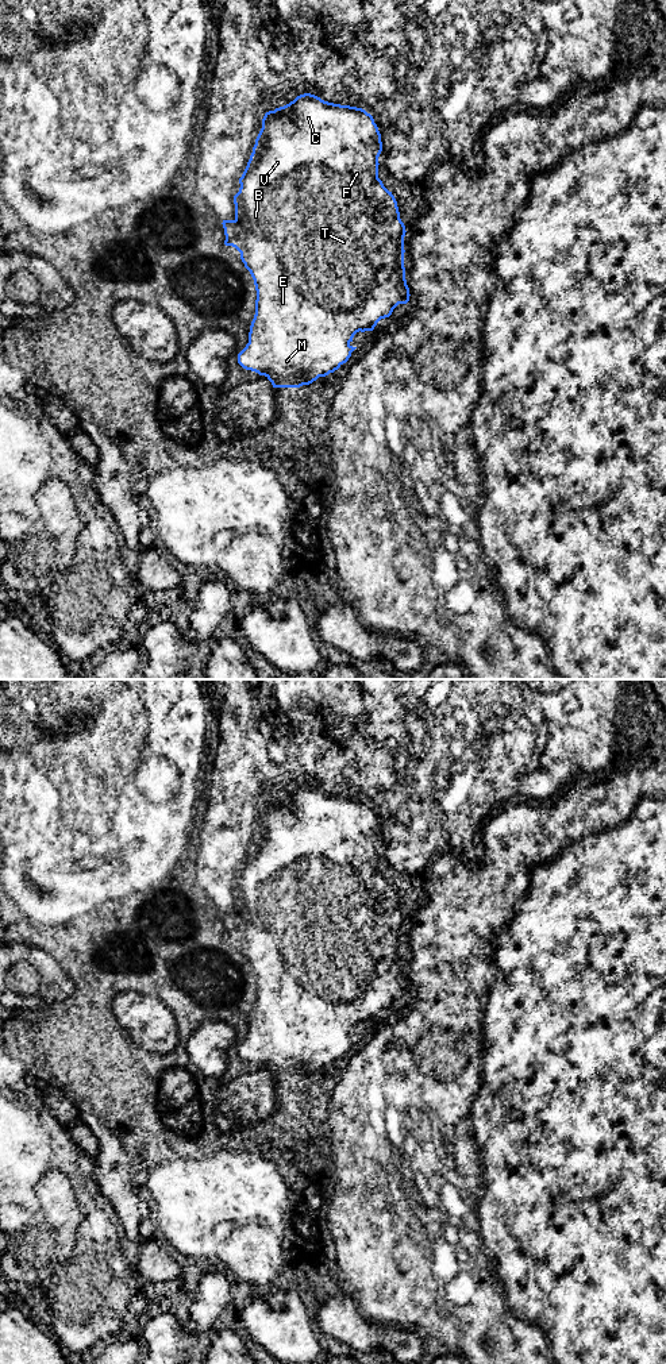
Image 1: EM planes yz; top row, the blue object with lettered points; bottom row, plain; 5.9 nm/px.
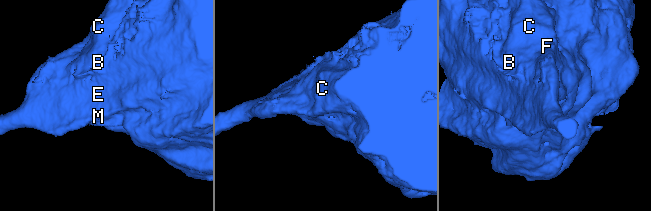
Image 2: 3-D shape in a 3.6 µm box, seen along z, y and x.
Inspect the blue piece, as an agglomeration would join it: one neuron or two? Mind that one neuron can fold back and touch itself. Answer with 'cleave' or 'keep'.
keep

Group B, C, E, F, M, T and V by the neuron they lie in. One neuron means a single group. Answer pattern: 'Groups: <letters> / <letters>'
Groups: B C E F M T V

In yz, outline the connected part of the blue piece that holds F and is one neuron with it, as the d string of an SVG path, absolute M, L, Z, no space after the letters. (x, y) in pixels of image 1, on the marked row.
M304 93L289 104L265 113L262 128L255 139L247 166L239 178L239 192L234 196L235 219L223 220L226 246L240 253L245 267L250 271L255 290L255 315L250 325L249 343L238 354L238 363L246 369L265 375L273 388L300 388L309 385L319 377L326 377L349 361L357 348L350 343L357 332L373 331L381 319L389 317L399 304L409 301L409 288L404 267L405 226L400 219L397 201L378 178L378 157L382 151L381 134L370 113L362 108L340 105Z

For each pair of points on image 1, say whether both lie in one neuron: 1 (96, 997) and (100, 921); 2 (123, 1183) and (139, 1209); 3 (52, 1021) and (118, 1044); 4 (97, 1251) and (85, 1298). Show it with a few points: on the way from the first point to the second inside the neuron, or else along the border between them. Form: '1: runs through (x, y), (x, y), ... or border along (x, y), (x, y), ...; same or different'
1: runs through (96, 978), (88, 955), (100, 940); same
2: runs through (123, 1190), (133, 1202); same
3: runs through (68, 1037), (74, 1044), (101, 1044); same
4: runs through (95, 1263), (92, 1286); same

